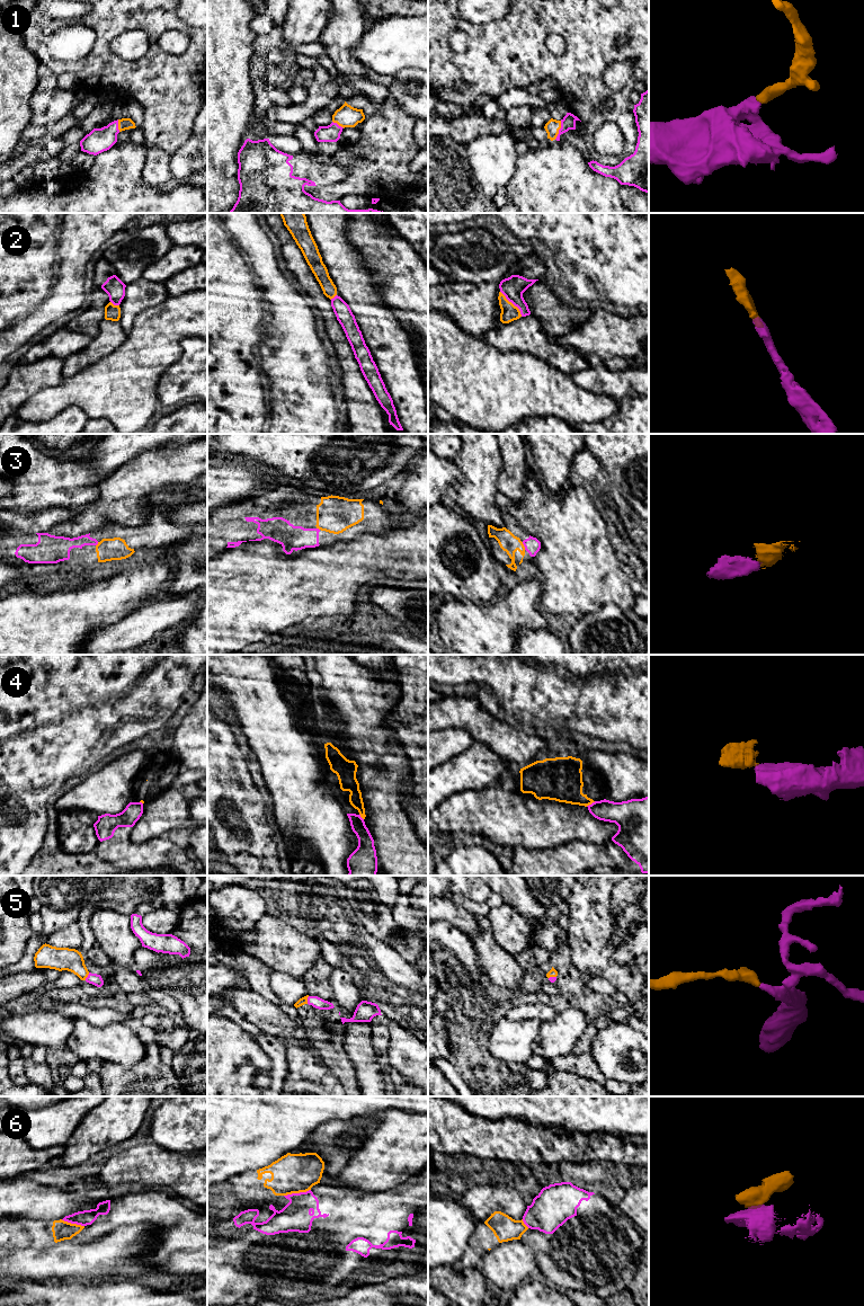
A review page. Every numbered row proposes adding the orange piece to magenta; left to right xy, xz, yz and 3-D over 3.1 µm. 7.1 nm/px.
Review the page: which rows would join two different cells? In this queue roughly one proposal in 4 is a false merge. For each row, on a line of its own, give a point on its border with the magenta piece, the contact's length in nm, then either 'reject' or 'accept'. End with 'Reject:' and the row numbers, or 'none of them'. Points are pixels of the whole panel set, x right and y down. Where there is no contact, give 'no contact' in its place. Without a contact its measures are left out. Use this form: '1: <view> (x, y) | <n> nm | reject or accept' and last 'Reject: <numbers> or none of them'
1: yz (559, 130) | 140 nm | accept
2: yz (513, 303) | 240 nm | accept
3: yz (524, 545) | 60 nm | accept
4: yz (591, 803) | 80 nm | reject
5: xy (88, 976) | 70 nm | accept
6: xz (296, 1193) | 200 nm | reject
Reject: 4, 6

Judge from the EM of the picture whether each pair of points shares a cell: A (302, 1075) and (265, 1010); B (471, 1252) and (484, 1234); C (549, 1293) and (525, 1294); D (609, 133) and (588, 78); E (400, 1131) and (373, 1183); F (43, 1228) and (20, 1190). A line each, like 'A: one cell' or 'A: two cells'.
A: one cell
B: one cell
C: one cell
D: two cells
E: one cell
F: two cells

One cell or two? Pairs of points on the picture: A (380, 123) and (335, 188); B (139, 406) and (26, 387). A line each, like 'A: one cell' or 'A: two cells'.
A: one cell
B: two cells

